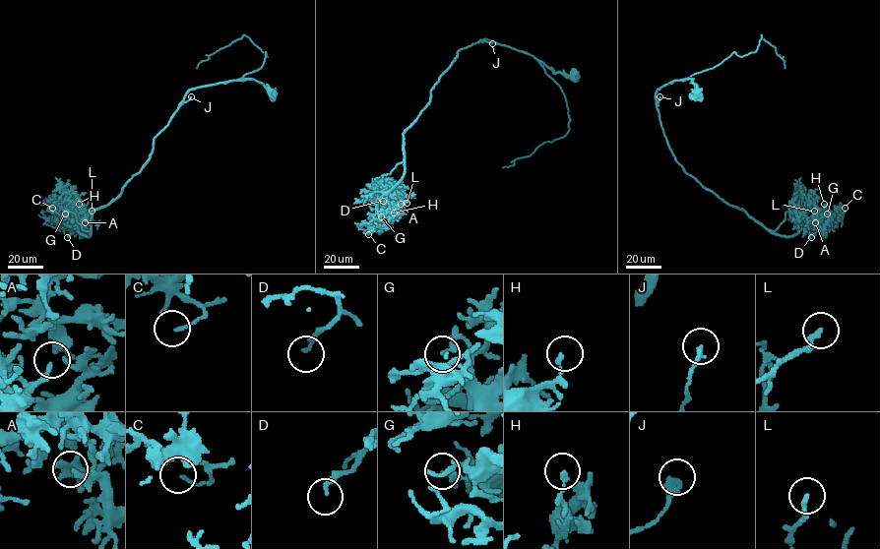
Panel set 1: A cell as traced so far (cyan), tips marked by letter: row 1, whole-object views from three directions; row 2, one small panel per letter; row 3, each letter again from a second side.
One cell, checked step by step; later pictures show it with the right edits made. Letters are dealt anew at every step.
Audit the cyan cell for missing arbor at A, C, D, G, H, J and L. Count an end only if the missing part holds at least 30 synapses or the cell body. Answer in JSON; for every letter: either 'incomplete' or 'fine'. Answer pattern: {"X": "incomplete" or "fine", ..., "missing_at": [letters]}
{"A": "fine", "C": "fine", "D": "fine", "G": "fine", "H": "fine", "J": "fine", "L": "fine", "missing_at": []}

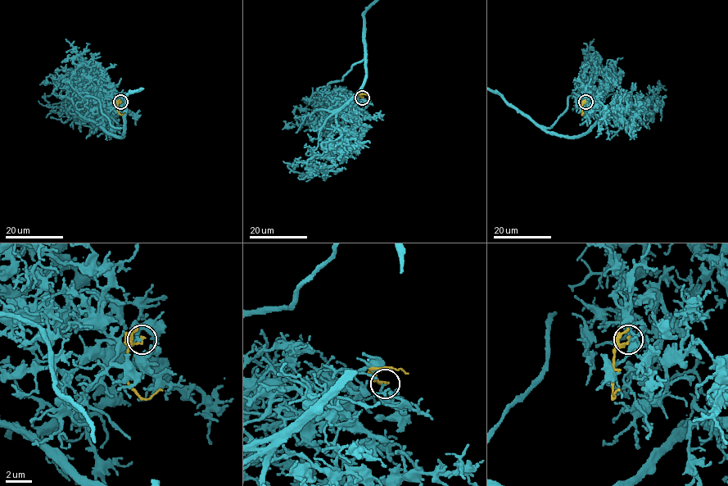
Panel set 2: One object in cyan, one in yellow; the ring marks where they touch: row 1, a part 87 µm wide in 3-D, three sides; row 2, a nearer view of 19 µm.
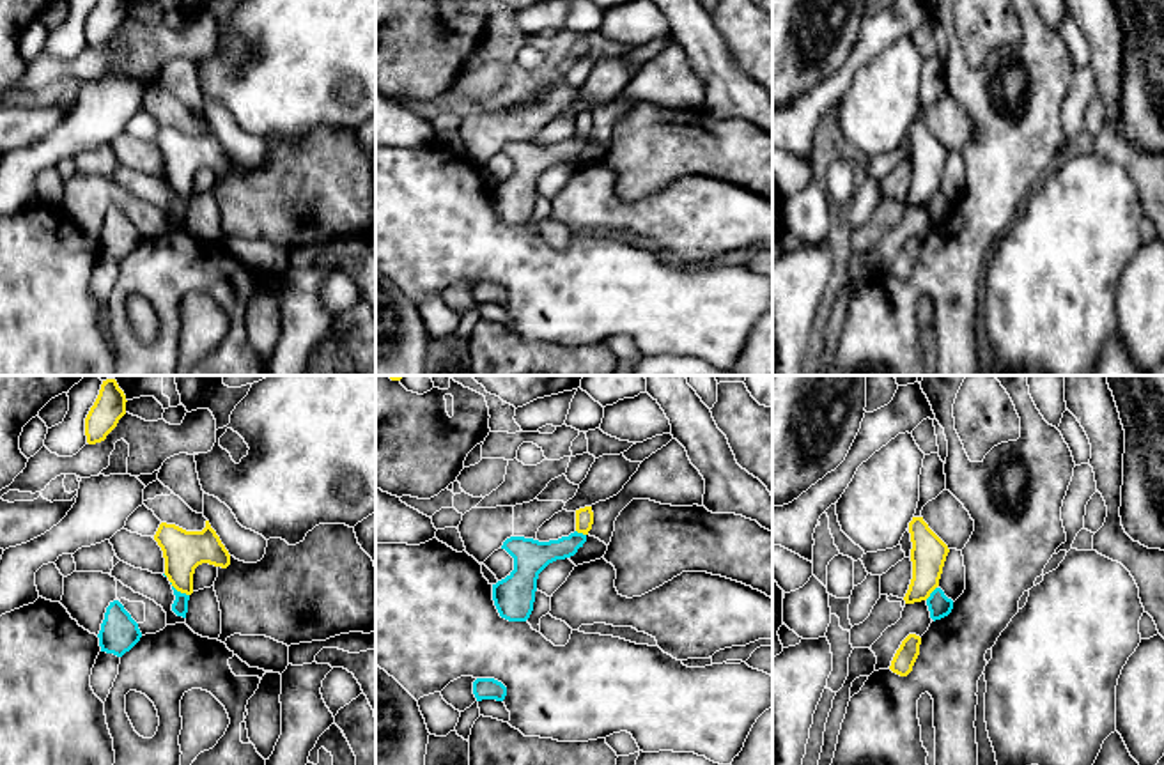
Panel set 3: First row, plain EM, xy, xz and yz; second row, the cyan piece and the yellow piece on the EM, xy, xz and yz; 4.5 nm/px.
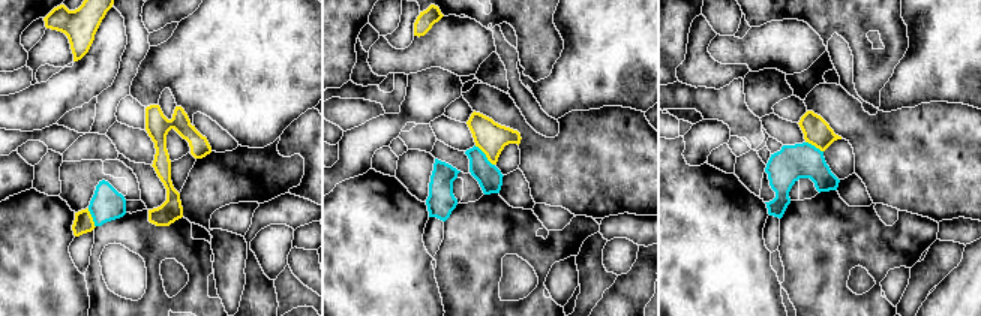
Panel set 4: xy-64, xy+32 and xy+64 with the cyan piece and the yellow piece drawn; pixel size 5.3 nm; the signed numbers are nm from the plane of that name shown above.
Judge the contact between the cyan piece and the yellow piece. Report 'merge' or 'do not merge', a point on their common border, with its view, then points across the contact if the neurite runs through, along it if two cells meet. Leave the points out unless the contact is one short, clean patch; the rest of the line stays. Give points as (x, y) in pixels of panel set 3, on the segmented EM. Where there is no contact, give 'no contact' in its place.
do not merge; contact xy (179, 592); border xy (170, 581), (188, 595)

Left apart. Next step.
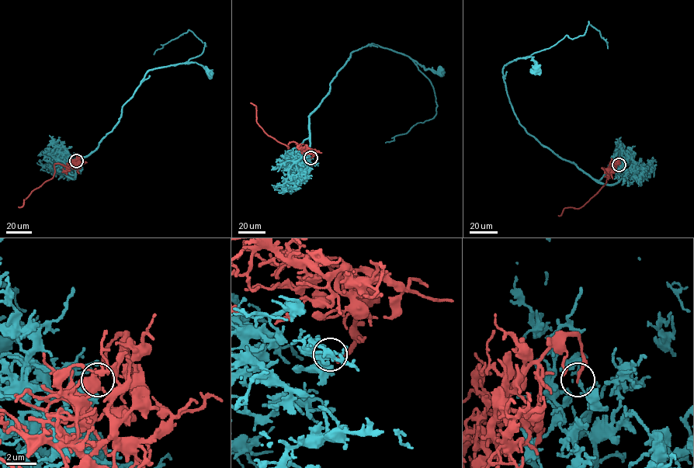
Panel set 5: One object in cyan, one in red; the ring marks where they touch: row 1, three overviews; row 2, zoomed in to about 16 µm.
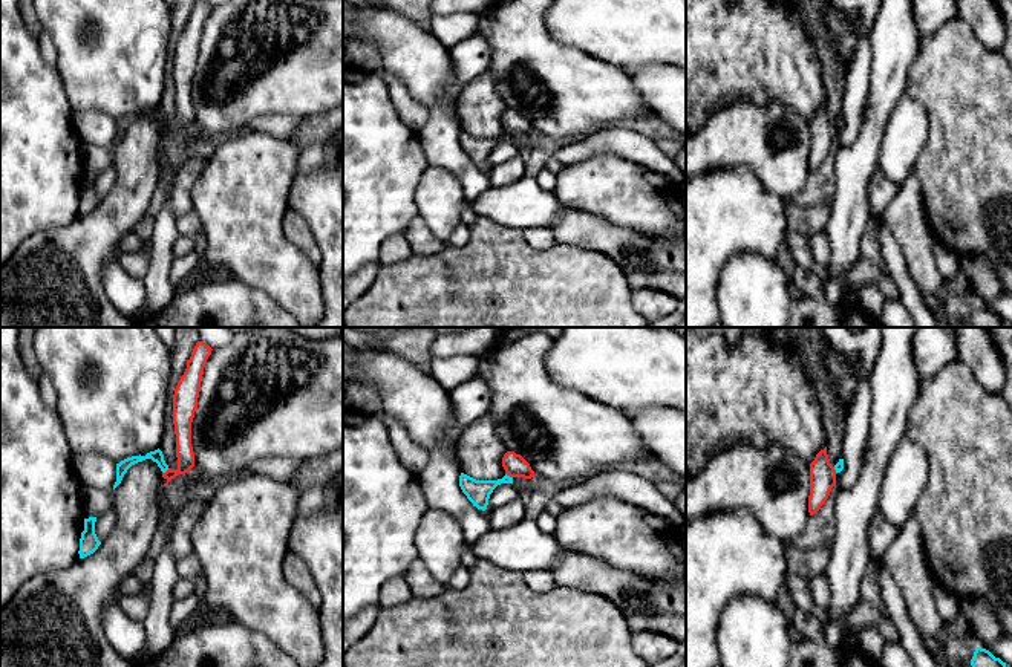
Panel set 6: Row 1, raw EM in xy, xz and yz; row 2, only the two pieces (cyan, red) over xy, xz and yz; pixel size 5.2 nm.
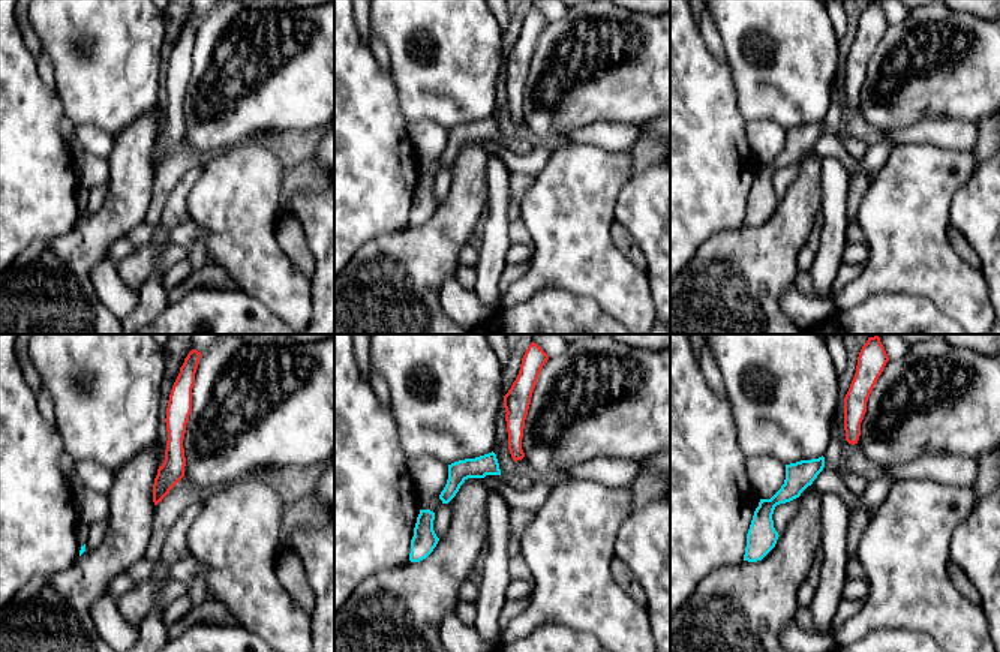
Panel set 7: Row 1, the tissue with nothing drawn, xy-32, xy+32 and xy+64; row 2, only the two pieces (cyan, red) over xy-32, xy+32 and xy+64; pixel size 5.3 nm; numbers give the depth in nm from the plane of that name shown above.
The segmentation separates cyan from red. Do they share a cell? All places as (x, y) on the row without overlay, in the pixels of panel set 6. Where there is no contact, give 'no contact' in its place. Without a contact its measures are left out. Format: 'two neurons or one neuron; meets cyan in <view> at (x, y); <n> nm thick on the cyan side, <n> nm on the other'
two neurons; meets cyan in xz at (509, 133); 130 nm thick on the cyan side, 120 nm on the other

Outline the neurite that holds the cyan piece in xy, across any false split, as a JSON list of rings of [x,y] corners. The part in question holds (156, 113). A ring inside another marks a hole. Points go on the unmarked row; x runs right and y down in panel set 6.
[[[159,106],[147,110],[145,113],[139,112],[139,113],[127,115],[127,116],[121,118],[119,121],[116,121],[116,139],[113,142],[113,147],[121,141],[124,132],[127,130],[127,127],[132,122],[142,119],[145,116],[152,116],[153,119],[156,119],[162,130],[165,130],[168,127],[168,122],[164,118],[164,112]]]

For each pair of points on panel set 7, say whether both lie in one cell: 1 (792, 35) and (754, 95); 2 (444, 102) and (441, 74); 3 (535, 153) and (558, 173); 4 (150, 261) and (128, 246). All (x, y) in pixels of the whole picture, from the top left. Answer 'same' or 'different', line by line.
1: same
2: same
3: different
4: different

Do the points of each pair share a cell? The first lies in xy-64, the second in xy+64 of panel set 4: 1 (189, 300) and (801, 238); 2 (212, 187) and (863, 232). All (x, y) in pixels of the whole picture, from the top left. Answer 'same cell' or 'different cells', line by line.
1: same cell
2: different cells

